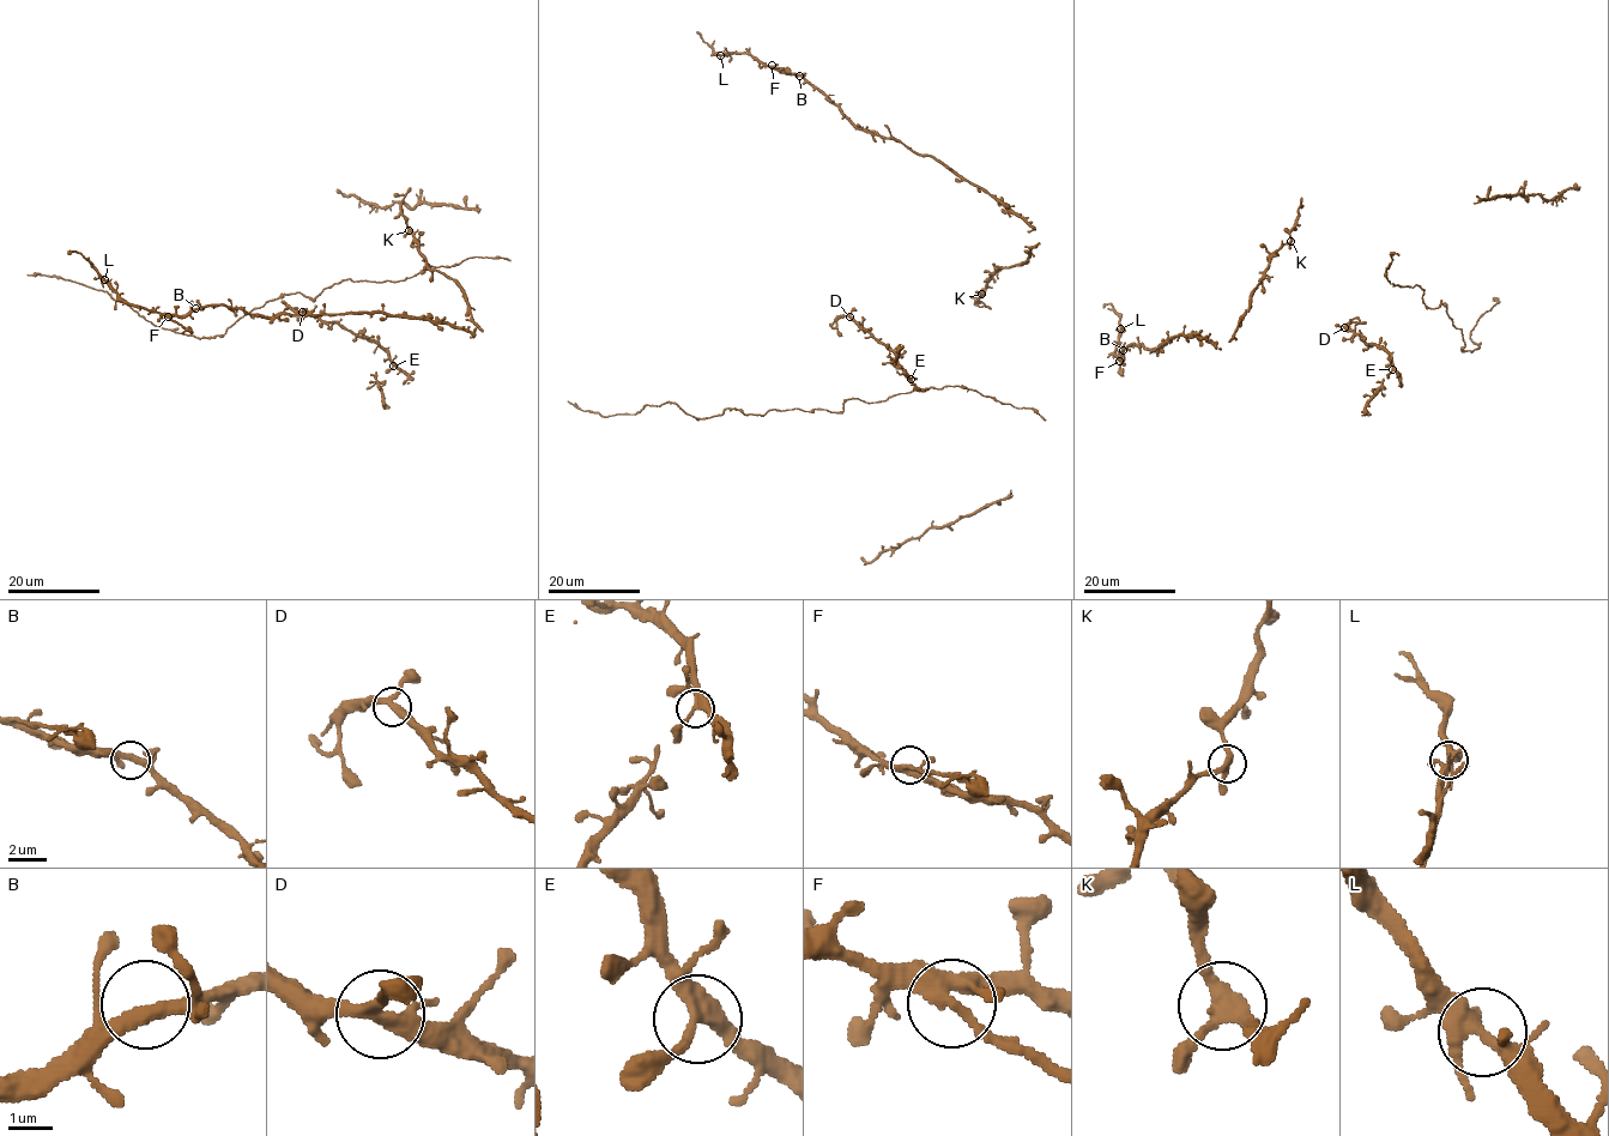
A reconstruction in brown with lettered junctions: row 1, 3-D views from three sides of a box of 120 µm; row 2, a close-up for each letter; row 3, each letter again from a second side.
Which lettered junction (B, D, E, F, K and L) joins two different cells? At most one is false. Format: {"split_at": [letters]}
{"split_at": ["F"]}

